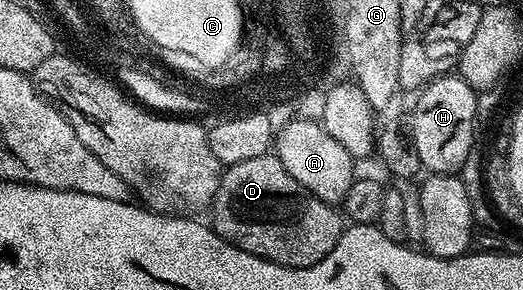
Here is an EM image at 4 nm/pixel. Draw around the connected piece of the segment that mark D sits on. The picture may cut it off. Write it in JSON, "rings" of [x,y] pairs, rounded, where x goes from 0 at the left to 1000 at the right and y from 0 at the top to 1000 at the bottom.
{"rings":[[[530,534],[467,548],[426,593],[405,697],[405,786],[436,838],[553,928],[595,928],[642,852],[658,748],[641,710],[604,686],[535,562]]]}

